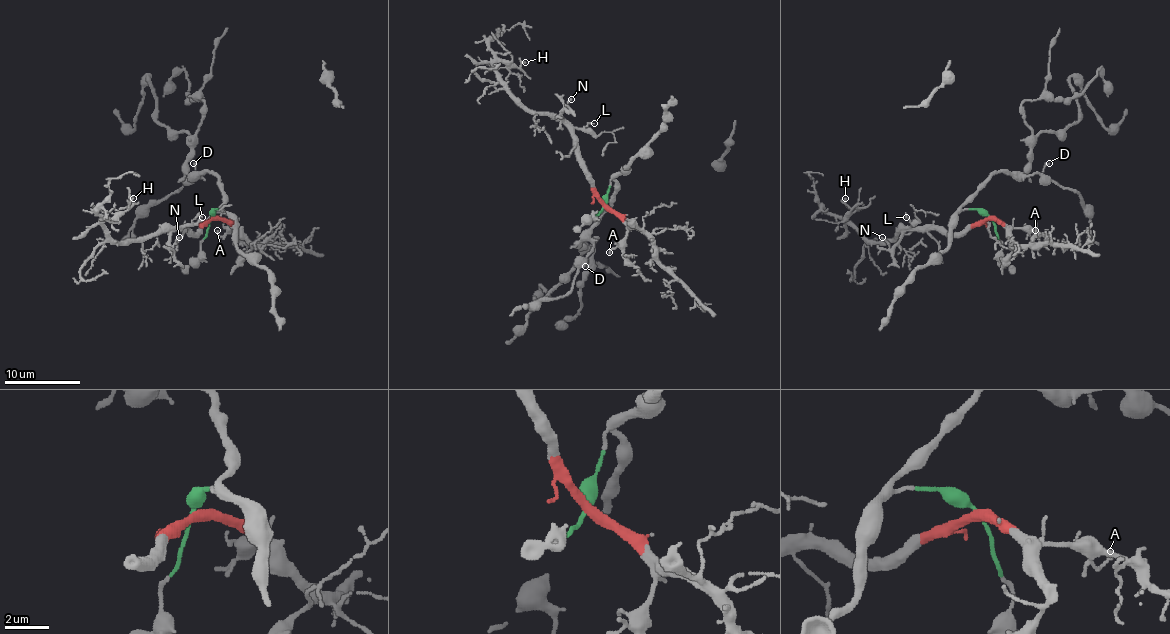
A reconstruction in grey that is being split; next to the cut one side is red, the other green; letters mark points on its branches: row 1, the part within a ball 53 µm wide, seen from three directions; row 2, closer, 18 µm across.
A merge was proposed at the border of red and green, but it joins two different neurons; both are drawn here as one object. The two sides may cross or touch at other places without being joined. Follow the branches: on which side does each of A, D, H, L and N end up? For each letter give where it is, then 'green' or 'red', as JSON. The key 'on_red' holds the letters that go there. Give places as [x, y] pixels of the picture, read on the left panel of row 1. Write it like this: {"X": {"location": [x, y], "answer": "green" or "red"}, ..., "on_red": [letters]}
{"A": {"location": [217, 230], "answer": "red"}, "D": {"location": [193, 163], "answer": "green"}, "H": {"location": [133, 198], "answer": "red"}, "L": {"location": [202, 217], "answer": "red"}, "N": {"location": [179, 237], "answer": "red"}, "on_red": ["A", "H", "L", "N"]}

